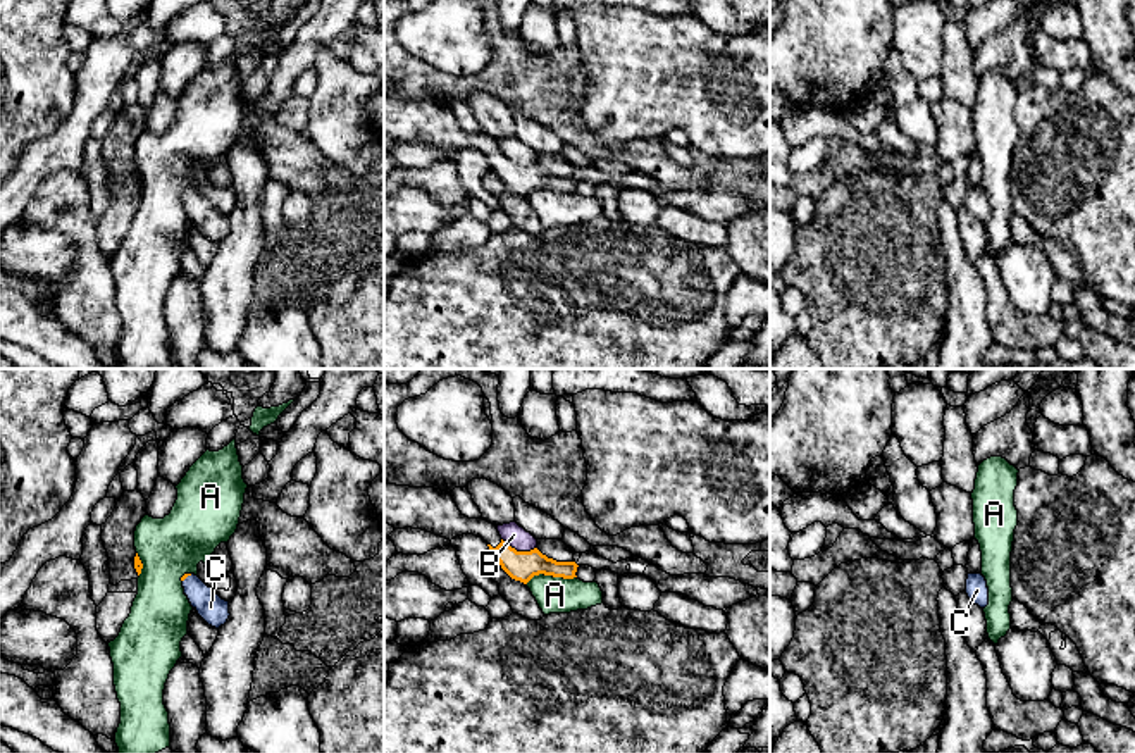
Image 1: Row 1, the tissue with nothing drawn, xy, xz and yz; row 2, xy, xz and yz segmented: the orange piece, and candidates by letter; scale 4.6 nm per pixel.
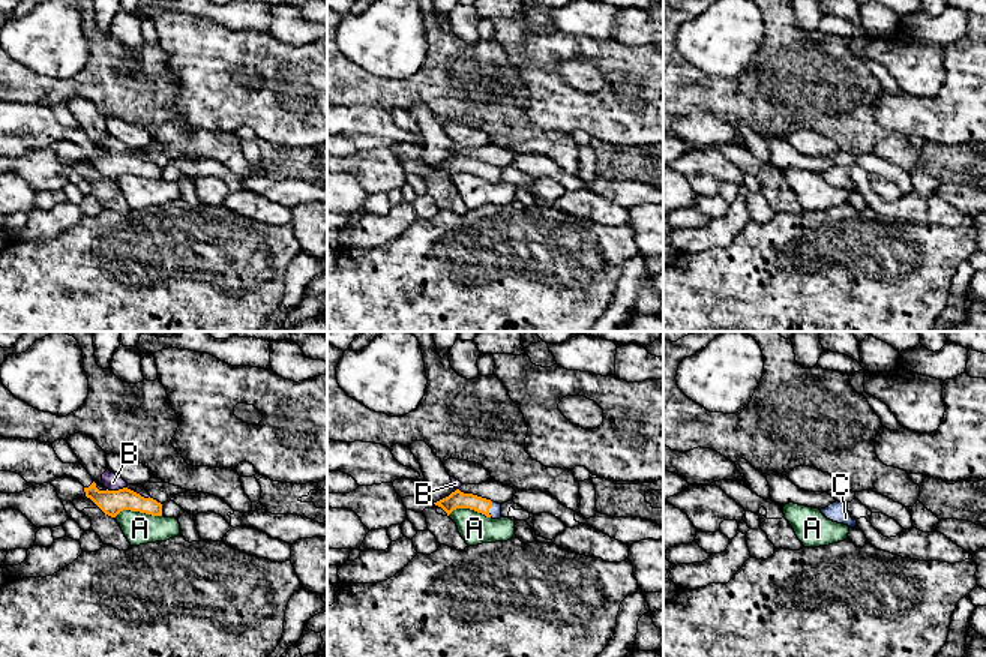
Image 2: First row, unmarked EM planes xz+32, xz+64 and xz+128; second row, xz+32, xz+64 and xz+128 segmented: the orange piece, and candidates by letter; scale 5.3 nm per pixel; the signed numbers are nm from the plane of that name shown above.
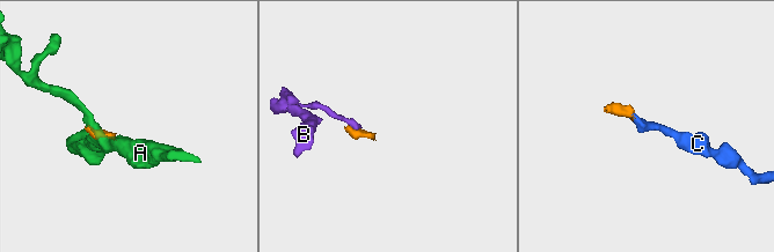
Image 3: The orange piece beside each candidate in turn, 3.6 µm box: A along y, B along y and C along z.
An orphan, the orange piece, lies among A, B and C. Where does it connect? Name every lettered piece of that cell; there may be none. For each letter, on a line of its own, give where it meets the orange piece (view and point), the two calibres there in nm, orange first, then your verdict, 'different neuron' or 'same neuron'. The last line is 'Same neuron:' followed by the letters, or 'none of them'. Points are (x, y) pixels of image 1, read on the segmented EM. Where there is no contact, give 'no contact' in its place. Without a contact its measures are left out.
A: xz (550, 574) | 140/180 nm | different neuron
B: xz (519, 552) | 140/100 nm | different neuron
C: xy (186, 576) | 20/140 nm | same neuron
Same neuron: C

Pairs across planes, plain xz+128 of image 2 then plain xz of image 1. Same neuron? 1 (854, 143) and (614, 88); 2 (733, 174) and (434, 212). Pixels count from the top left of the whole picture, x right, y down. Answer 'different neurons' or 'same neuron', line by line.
1: different neurons
2: different neurons

